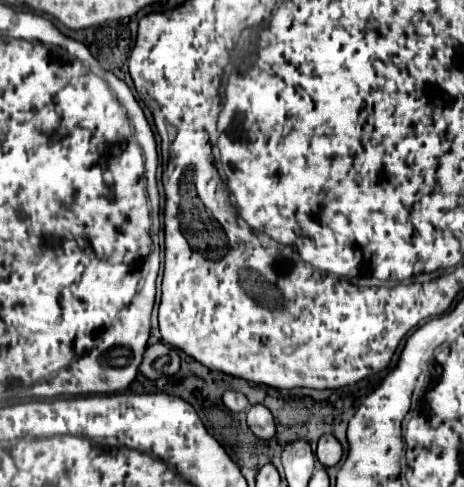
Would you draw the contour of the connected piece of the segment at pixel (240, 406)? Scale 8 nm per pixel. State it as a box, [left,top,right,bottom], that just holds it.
[222,391,250,413]

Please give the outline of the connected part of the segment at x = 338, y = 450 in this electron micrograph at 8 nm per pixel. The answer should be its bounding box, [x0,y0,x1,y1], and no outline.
[316,435,342,467]

